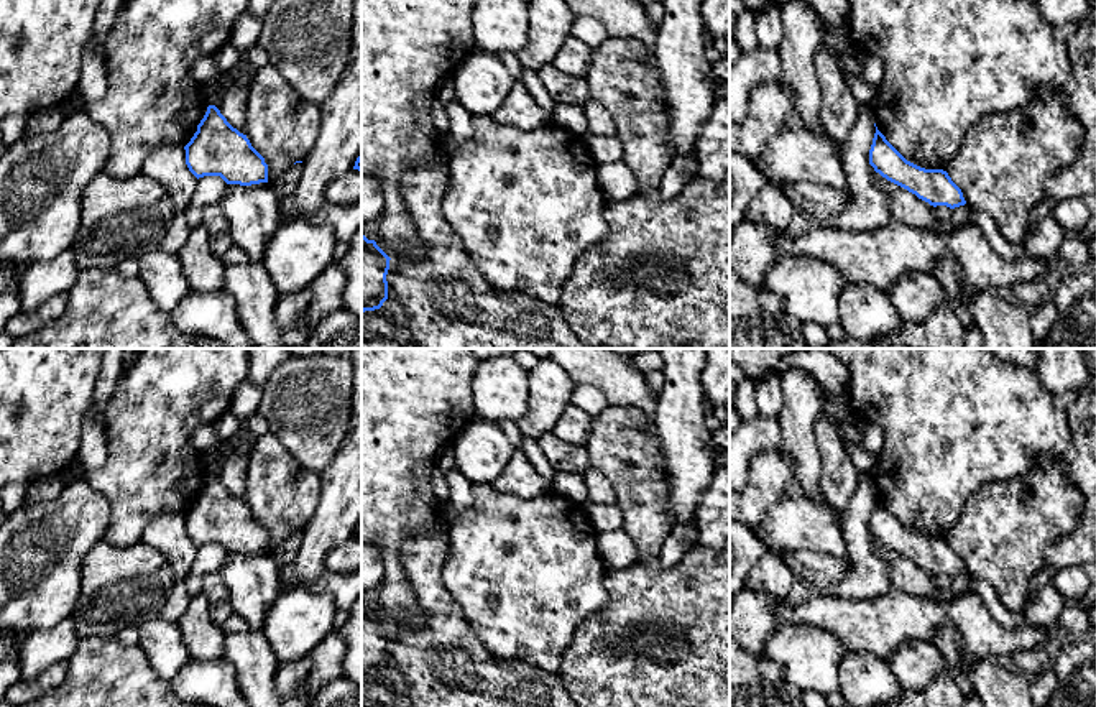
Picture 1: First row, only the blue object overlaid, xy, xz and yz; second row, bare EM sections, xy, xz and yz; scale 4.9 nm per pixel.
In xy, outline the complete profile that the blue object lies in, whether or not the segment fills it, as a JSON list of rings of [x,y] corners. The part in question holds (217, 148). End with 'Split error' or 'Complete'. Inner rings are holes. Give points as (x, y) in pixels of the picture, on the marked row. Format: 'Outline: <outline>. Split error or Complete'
Outline: [[[215,105],[207,107],[197,132],[184,150],[186,164],[197,179],[220,176],[227,184],[240,186],[268,183],[265,158]]]. Complete

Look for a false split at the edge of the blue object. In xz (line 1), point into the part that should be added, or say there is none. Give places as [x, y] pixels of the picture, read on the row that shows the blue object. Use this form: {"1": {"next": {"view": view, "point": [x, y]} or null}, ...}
{"1": {"next": null}}

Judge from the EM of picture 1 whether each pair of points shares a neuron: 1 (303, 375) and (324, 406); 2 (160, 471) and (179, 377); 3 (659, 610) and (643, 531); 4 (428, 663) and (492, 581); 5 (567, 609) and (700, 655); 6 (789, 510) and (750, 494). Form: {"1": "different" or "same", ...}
{"1": "same", "2": "same", "3": "different", "4": "different", "5": "different", "6": "different"}

